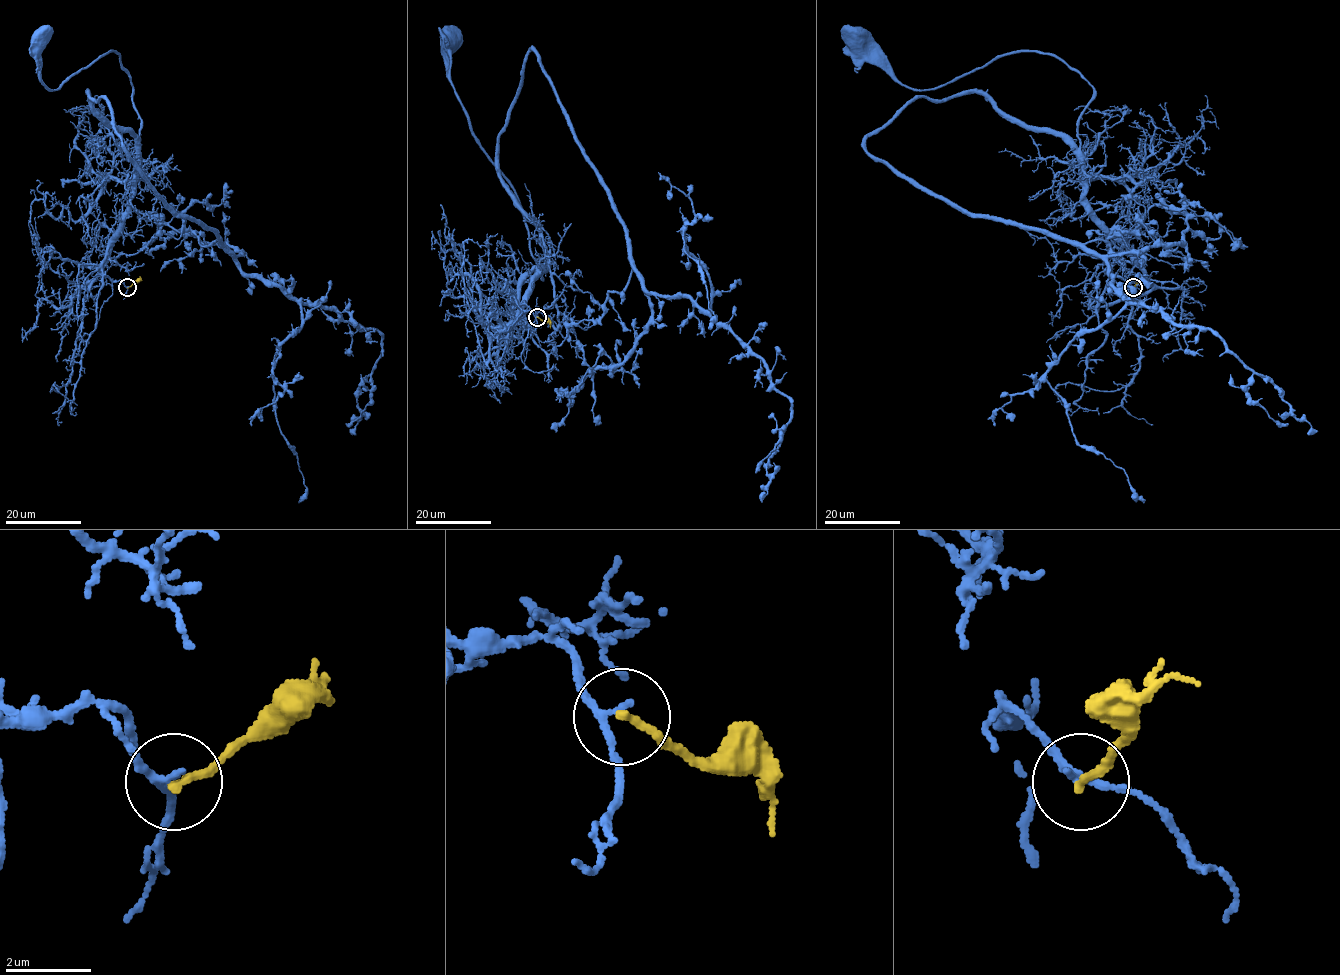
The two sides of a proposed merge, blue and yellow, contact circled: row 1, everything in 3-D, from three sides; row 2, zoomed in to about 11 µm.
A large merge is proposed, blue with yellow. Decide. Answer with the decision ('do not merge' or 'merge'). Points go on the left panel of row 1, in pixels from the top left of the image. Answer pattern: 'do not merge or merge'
do not merge

